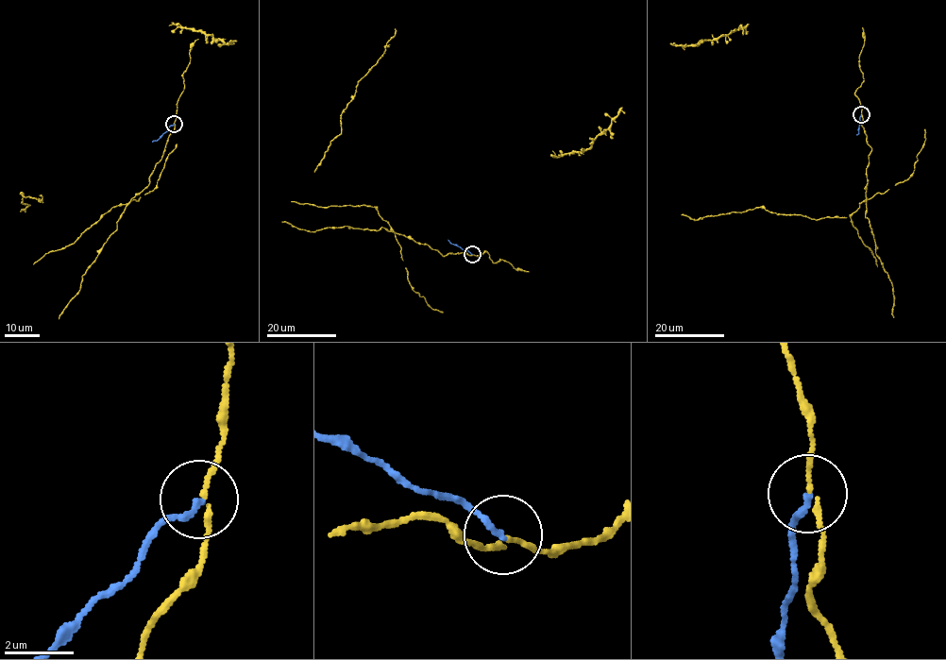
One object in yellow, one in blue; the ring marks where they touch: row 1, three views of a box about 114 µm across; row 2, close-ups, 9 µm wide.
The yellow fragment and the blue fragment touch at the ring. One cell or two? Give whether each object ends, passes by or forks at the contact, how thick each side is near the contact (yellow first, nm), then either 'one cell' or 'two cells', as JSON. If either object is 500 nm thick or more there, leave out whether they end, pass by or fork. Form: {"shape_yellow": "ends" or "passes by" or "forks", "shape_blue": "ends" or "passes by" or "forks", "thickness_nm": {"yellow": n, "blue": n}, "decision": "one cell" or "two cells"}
{"shape_yellow": "passes by", "shape_blue": "ends", "thickness_nm": {"yellow": 130, "blue": 170}, "decision": "two cells"}

